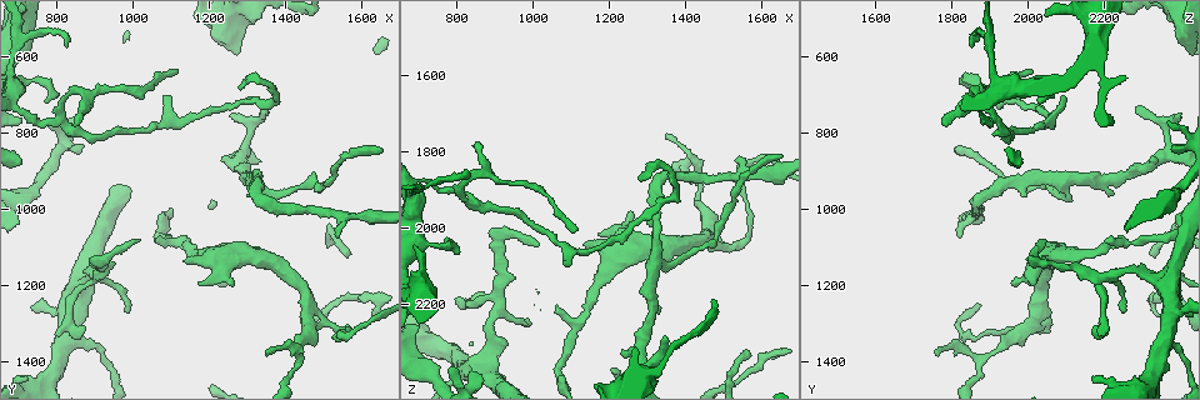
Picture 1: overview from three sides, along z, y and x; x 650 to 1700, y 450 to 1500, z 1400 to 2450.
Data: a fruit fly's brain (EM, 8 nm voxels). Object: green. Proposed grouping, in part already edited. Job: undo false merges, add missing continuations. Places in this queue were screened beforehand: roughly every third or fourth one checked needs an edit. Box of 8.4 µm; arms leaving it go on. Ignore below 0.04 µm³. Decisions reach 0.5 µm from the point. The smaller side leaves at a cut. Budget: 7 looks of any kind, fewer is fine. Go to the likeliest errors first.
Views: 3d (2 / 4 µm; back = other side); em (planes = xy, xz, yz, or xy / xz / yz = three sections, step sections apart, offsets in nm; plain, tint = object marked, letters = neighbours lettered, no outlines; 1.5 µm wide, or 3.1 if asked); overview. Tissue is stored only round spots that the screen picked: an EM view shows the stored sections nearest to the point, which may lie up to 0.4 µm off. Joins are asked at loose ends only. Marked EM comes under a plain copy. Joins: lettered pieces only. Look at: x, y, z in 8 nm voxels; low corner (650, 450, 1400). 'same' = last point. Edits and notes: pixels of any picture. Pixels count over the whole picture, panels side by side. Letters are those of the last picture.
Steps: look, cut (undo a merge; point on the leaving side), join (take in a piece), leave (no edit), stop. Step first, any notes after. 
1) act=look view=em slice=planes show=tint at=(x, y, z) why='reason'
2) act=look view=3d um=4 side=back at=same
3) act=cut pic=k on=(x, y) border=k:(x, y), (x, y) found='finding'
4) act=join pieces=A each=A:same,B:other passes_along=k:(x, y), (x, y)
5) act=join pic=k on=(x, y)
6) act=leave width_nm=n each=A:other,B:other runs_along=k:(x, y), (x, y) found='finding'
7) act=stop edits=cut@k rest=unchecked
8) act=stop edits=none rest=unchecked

act=look view=3d um=4 at=(1260, 1185, 1955) why='branch stops here'

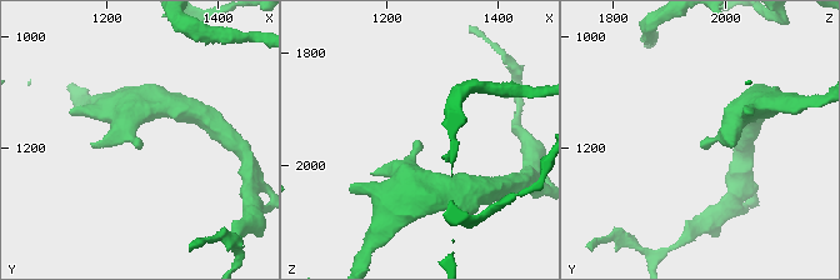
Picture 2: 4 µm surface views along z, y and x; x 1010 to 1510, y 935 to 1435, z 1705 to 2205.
act=look view=em slice=planes show=letters at=(1260, 1195, 1955) why='shape alone is not enough'

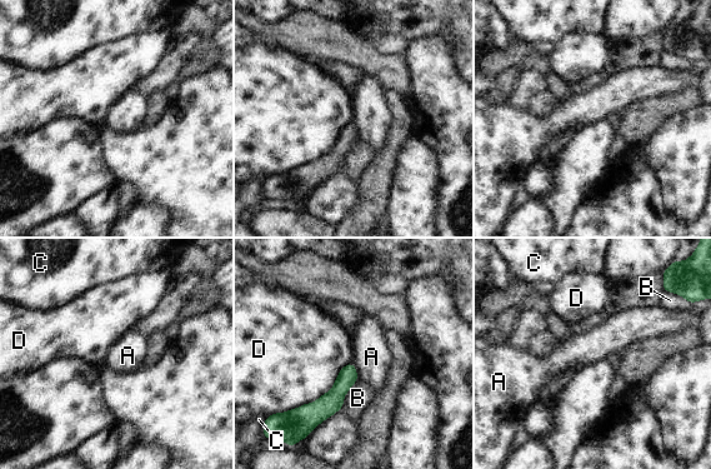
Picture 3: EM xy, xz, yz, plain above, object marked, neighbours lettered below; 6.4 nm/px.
act=leave each=A:other,B:other,C:other,D:other runs_along=3:(350, 367), (339, 390), (306, 414) found='no lettered piece goes on from it'

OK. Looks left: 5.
act=look view=3d um=4 at=(825, 580, 1850) why='thin end'

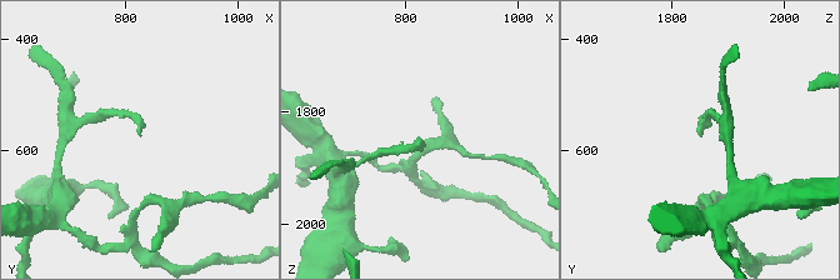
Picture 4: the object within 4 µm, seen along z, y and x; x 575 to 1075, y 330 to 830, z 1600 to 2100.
act=look view=em slice=planes show=letters at=(830, 575, 1845) why='need the tissue'

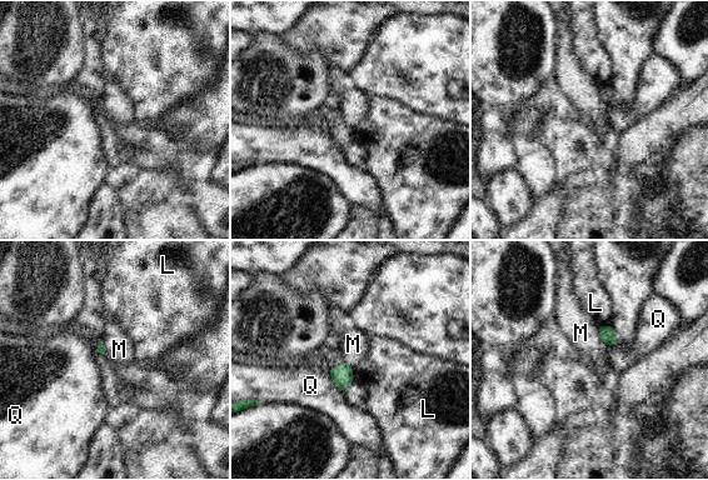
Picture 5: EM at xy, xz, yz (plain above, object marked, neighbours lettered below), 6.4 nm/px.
act=leave each=L:other,M:other,Q:other border=5:(596, 326), (599, 339), (607, 345) found='none of them fits'

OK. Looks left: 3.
act=look view=em slice=planes show=letters at=(1115, 645, 2000) why='thin end'

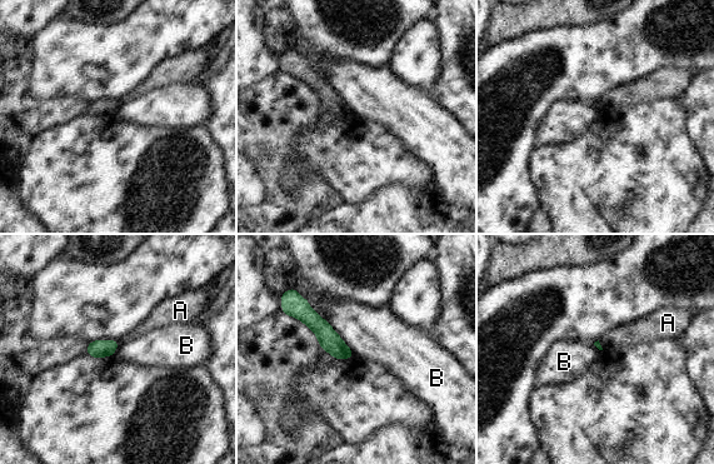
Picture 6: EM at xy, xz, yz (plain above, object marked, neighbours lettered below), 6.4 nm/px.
act=leave longest_contact=B:300nm each=A:other,B:other found='no lettered piece goes on from it'

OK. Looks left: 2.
act=stop edits=none rest=unchecked

